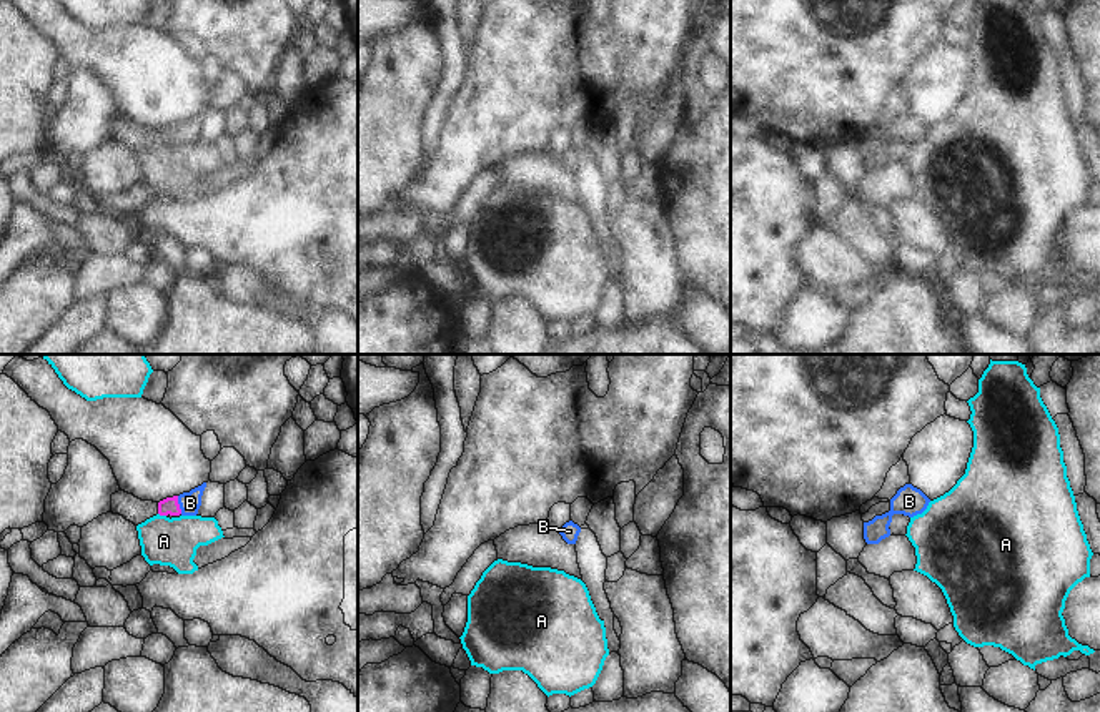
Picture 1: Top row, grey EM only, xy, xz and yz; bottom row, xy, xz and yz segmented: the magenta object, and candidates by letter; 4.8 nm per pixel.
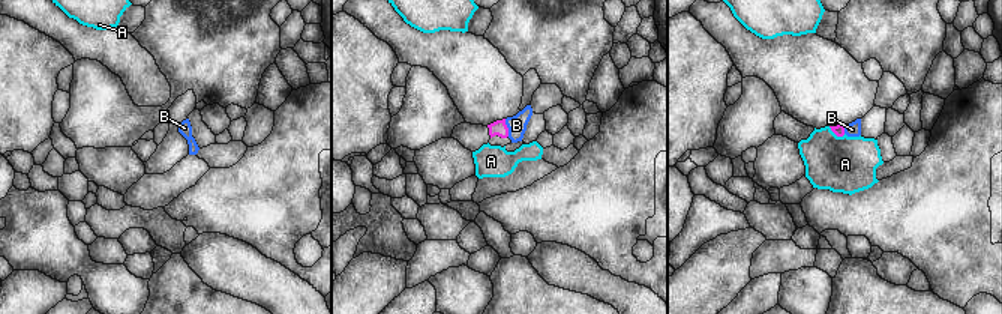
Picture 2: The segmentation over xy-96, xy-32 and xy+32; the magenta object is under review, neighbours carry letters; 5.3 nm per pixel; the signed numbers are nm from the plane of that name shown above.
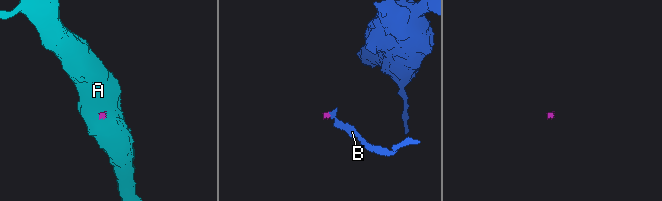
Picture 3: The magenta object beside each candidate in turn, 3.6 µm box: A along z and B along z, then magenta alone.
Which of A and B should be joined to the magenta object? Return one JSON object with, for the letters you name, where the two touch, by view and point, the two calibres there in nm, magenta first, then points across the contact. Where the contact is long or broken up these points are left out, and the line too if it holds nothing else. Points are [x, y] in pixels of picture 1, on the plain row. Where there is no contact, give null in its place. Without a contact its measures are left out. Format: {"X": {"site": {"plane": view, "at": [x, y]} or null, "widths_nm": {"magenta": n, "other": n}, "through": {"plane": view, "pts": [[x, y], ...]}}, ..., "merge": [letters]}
{"B": {"site": {"plane": "xy", "at": [178, 132]}, "widths_nm": {"magenta": 80, "other": 100}, "through": {"plane": "xy", "pts": [[170, 133], [178, 132], [190, 130]]}}, "merge": ["B"]}

